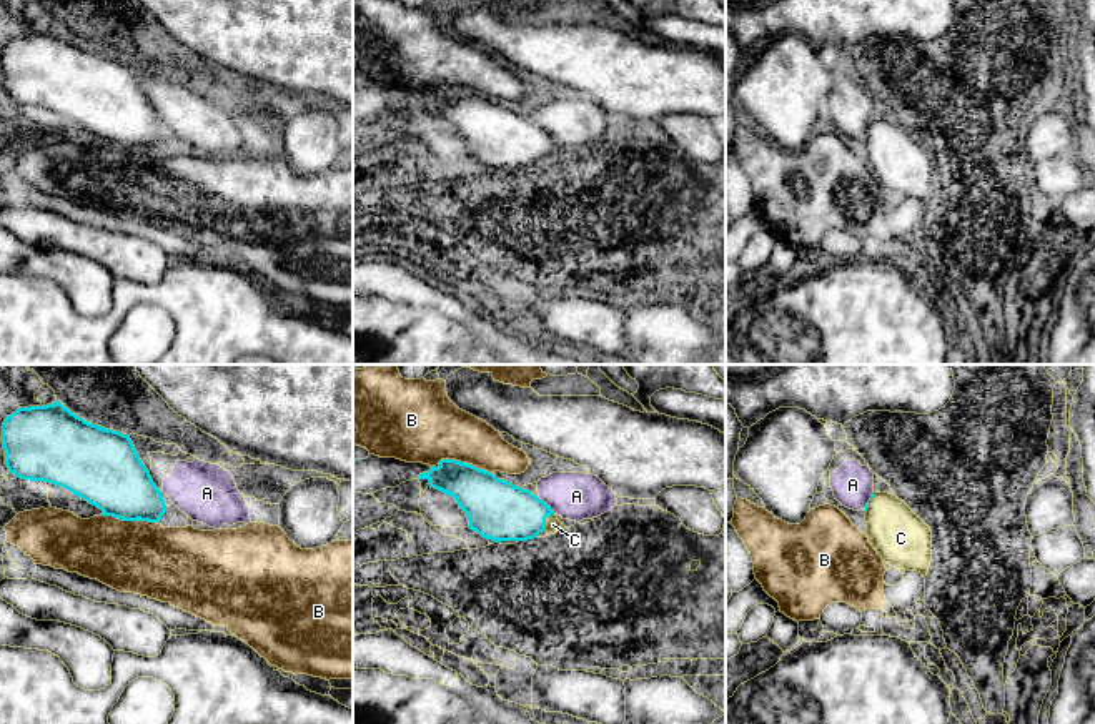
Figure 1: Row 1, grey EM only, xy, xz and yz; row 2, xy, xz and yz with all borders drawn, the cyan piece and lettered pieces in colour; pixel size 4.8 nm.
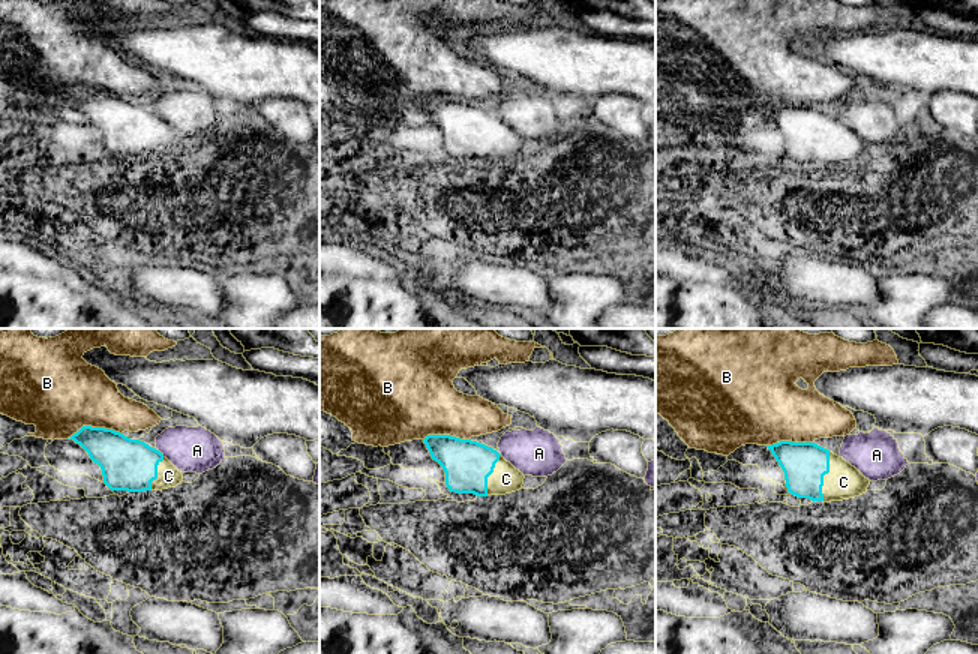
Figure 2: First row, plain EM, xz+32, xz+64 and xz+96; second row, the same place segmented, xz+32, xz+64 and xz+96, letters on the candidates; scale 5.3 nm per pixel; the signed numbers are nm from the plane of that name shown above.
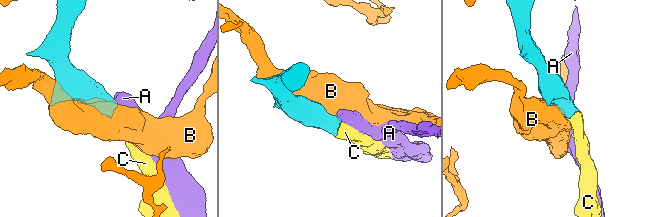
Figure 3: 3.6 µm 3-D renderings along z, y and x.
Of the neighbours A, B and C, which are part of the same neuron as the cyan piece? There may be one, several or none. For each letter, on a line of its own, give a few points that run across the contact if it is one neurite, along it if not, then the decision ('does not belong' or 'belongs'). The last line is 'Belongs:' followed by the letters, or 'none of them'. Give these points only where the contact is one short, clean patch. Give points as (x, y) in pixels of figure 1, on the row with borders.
A: line xz (538, 498), (554, 513); does not belong
B: does not belong
C: line xz (496, 510), (545, 521), (553, 525); belongs
Belongs: C

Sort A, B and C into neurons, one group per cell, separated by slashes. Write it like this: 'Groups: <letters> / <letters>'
Groups: A / B / C

